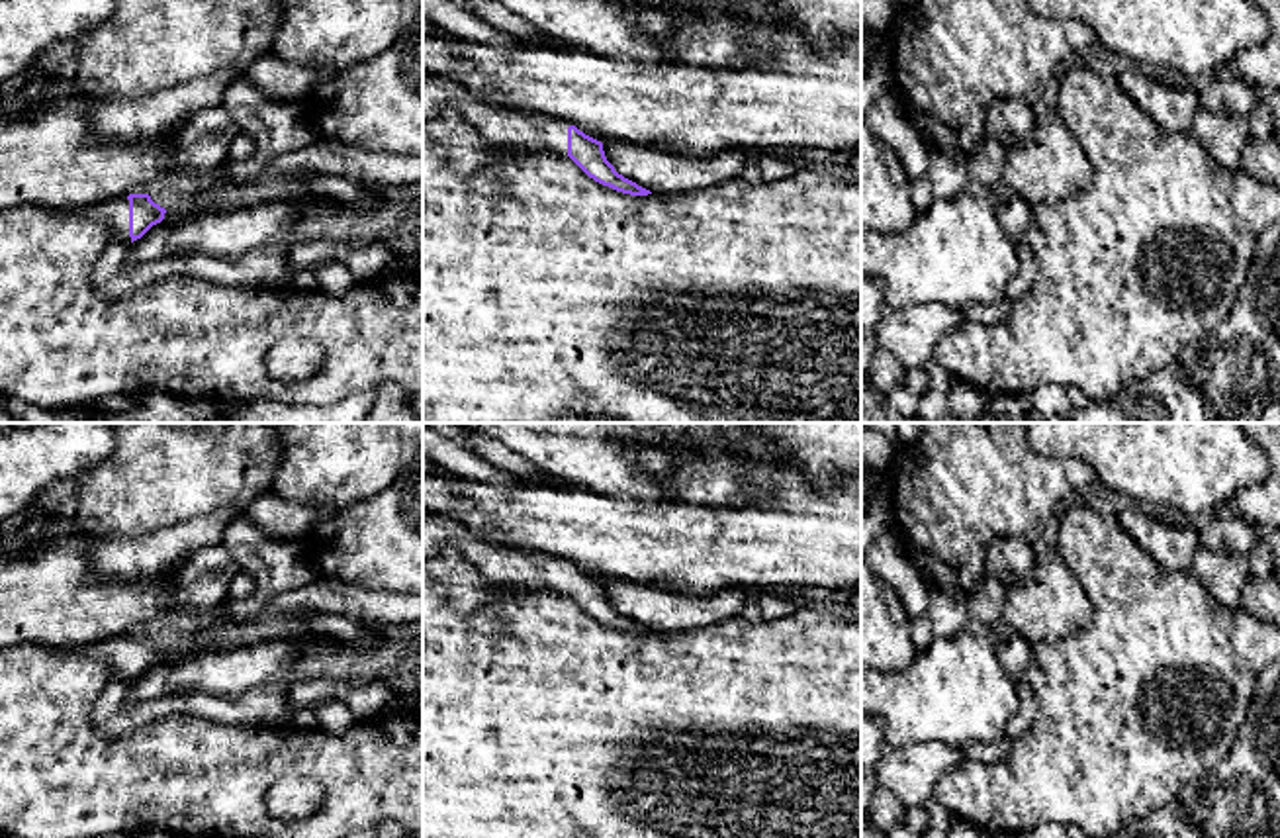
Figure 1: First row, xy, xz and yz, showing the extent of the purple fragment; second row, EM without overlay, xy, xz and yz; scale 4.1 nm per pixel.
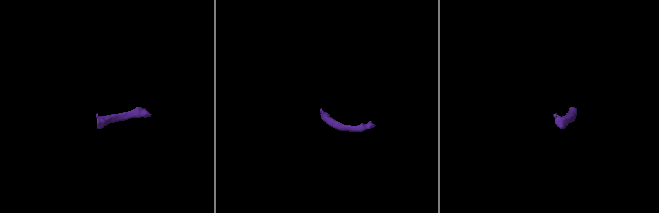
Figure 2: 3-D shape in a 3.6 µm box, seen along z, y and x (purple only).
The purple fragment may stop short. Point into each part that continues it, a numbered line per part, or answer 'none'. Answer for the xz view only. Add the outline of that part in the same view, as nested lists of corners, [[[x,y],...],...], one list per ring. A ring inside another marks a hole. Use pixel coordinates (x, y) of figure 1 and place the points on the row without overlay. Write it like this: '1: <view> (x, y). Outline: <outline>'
1: xz (502, 566). Outline: [[[423,509],[423,562],[448,544],[456,544],[495,585],[548,587],[568,595],[568,560],[489,544],[450,515]]]

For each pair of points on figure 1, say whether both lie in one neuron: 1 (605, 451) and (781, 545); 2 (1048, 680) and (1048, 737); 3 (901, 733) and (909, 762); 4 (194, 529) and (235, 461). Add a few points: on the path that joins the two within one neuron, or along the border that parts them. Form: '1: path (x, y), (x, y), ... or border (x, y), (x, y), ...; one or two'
1: border (750, 492), (740, 502), (725, 506), (660, 500); two
2: path (1050, 694), (1050, 723); one
3: border (887, 743), (893, 746), (946, 743), (950, 746); two
4: border (243, 510), (216, 510), (159, 531); two

